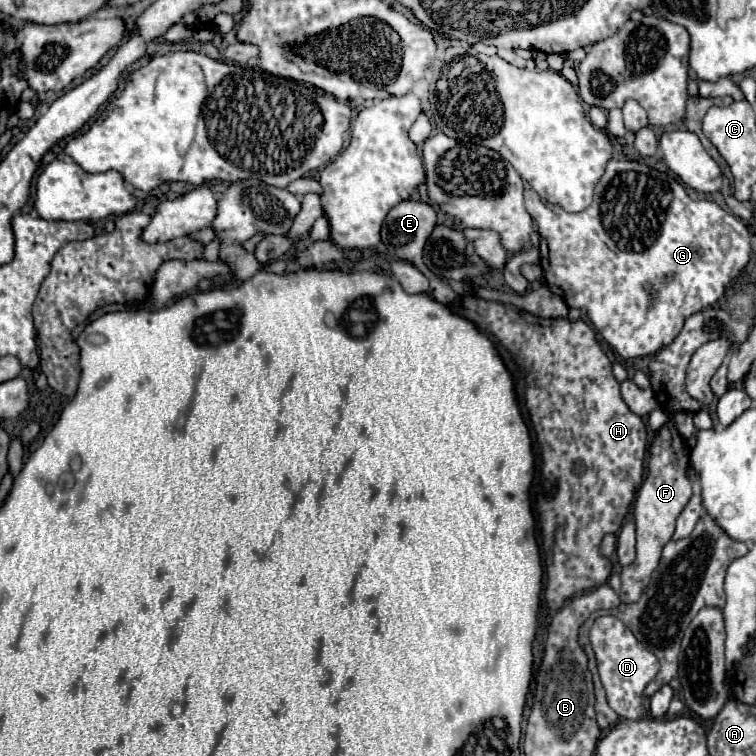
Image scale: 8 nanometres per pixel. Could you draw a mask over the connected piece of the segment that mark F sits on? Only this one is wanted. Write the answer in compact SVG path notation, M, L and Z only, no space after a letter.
M667 422L655 442L651 444L651 458L649 458L649 474L641 484L635 500L635 524L637 524L637 558L631 566L621 570L621 602L637 602L641 598L643 588L649 584L653 570L659 564L663 546L671 540L675 532L675 520L687 506L693 486L687 478L687 464L689 464L689 446L675 430L673 422Z

